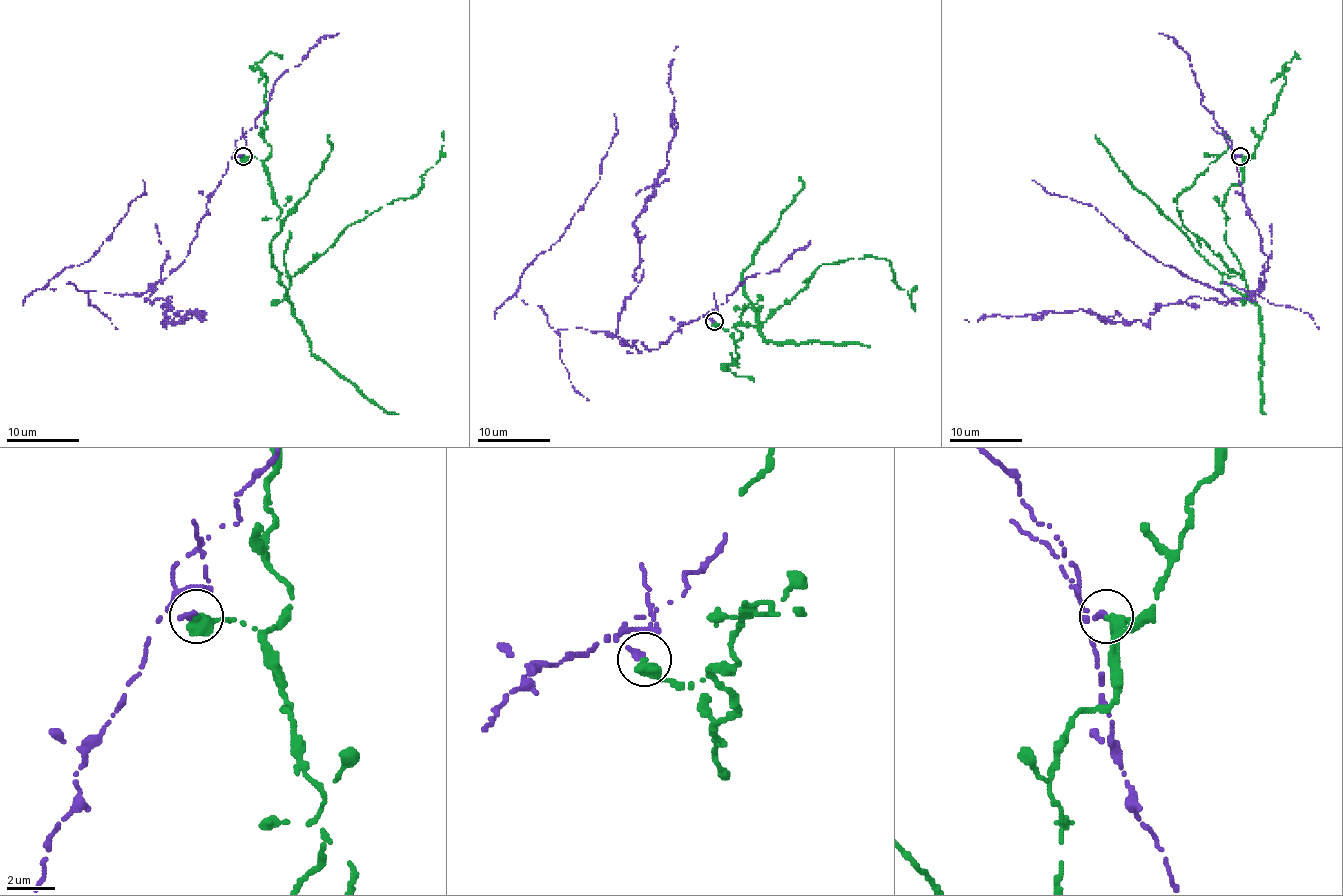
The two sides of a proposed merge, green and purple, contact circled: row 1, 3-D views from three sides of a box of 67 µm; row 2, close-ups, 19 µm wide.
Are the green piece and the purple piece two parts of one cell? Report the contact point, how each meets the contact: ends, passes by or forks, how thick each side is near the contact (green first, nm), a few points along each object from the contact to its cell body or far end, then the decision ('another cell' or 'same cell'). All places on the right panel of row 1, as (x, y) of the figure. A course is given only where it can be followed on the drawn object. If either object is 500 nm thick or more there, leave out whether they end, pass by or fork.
place (1240, 156); calibres 550 and 280 nm; course green (1240, 156), (1244, 180), (1222, 209), (1240, 276), (1182, 224), (1175, 200), (1228, 149), (1222, 131); course purple (1240, 155), (1242, 198), (1268, 256), (1264, 283), (1249, 294), (1188, 278), (1097, 209), (1032, 180); another cell

